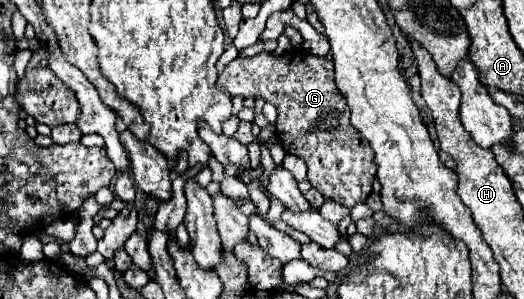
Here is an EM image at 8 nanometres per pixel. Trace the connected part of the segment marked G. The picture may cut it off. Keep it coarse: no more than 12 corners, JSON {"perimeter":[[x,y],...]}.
{"perimeter":[[238,56],[216,86],[278,108],[276,136],[346,208],[374,154],[350,124],[332,60]]}

